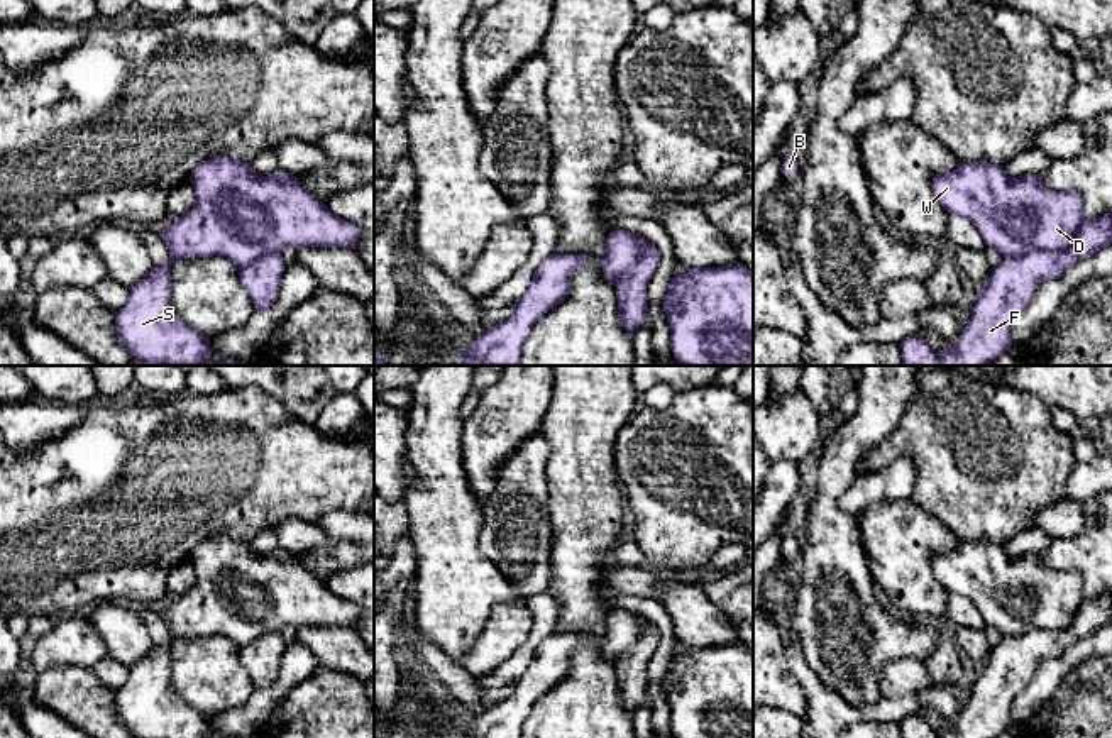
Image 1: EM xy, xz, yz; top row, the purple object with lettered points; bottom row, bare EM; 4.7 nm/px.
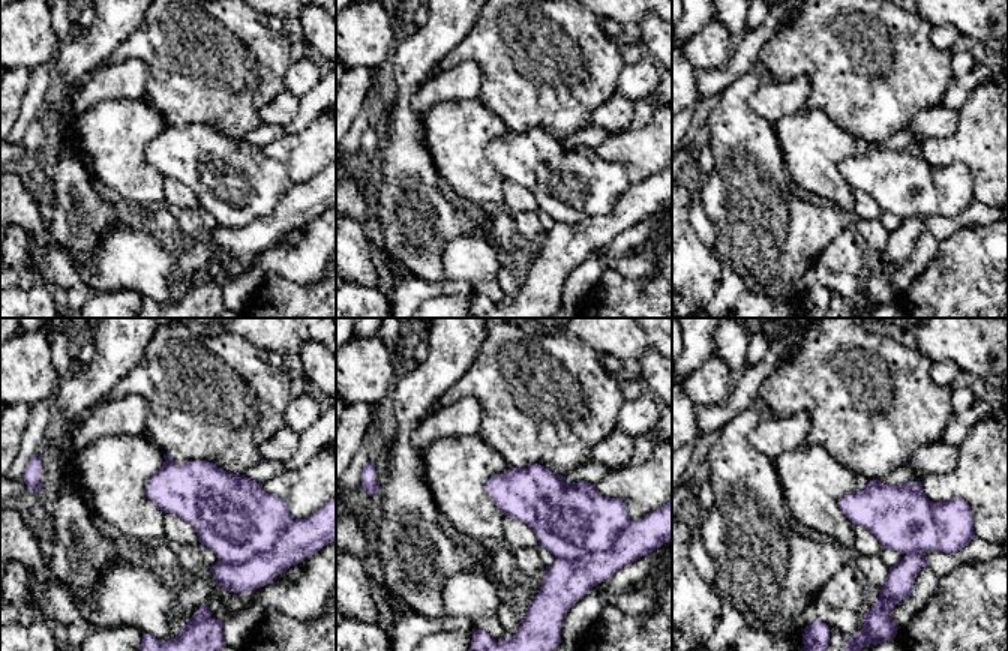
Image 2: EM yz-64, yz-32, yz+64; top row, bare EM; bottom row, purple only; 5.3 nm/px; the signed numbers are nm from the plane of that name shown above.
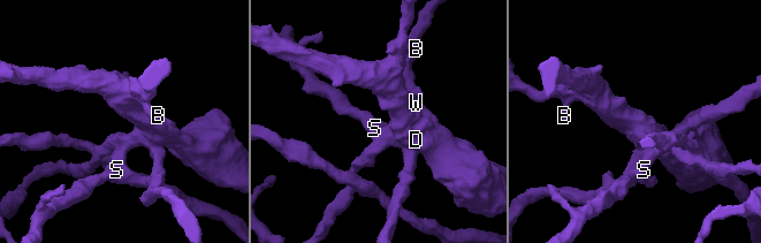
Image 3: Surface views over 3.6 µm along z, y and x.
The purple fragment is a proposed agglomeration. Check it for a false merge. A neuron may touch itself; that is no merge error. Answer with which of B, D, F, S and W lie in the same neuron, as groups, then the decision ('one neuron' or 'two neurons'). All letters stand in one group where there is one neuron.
B D S W / F; two neurons

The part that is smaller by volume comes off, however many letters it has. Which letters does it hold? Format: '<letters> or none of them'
F

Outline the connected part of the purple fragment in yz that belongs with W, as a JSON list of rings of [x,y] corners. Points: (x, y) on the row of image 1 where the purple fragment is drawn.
[[[987,161],[960,162],[931,186],[948,213],[968,218],[1004,257],[1066,251],[1087,218],[1080,193],[1048,188],[1043,174],[1010,178]]]

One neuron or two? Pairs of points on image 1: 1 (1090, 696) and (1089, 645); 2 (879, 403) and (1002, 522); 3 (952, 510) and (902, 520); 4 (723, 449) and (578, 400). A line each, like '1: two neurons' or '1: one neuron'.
1: two neurons
2: two neurons
3: two neurons
4: two neurons

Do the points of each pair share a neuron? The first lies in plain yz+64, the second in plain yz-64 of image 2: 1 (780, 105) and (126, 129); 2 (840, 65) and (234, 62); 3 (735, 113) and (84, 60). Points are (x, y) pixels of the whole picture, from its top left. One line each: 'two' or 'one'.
1: two
2: one
3: one

